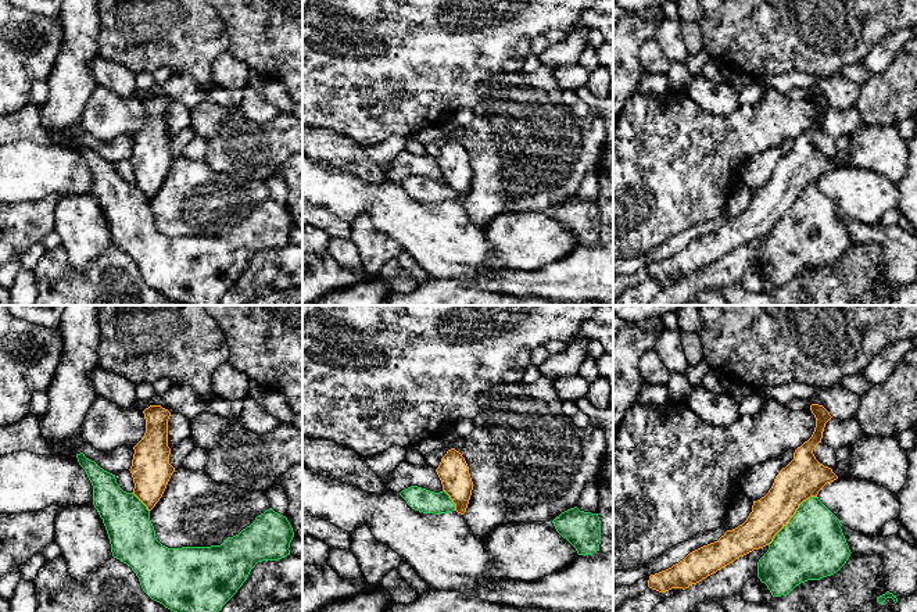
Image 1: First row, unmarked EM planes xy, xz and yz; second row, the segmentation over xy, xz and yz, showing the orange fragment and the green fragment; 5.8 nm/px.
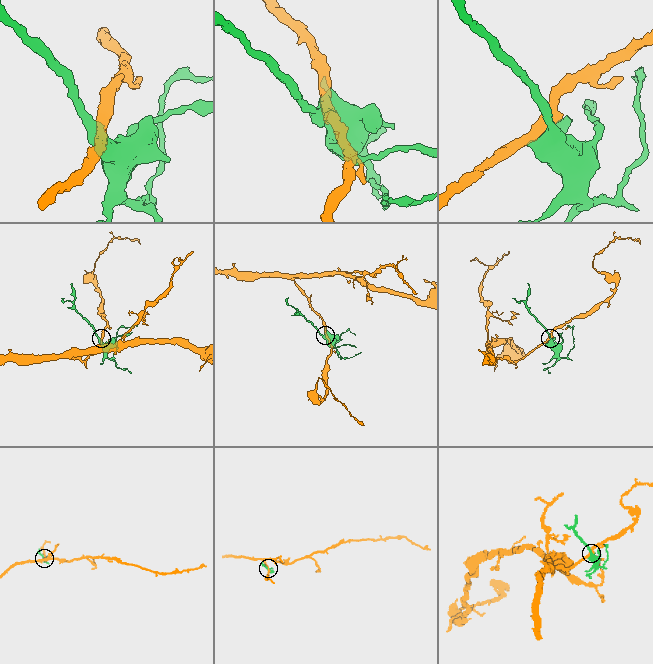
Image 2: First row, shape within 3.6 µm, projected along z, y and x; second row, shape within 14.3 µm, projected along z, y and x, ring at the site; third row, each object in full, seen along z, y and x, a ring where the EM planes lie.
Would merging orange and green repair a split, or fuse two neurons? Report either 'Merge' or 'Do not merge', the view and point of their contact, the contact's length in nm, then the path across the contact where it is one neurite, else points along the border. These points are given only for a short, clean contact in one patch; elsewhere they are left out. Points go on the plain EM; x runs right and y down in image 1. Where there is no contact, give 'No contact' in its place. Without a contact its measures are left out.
Do not merge. Touches orange at yz (792, 204). Shared border 400 nm

